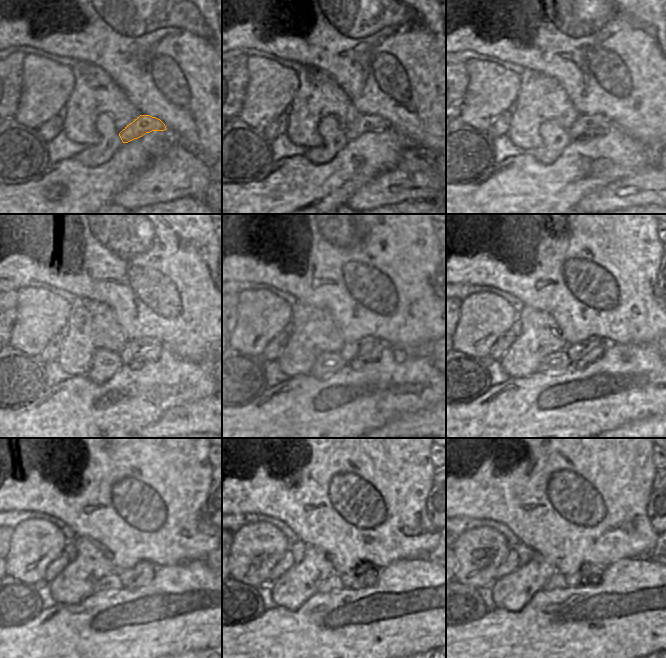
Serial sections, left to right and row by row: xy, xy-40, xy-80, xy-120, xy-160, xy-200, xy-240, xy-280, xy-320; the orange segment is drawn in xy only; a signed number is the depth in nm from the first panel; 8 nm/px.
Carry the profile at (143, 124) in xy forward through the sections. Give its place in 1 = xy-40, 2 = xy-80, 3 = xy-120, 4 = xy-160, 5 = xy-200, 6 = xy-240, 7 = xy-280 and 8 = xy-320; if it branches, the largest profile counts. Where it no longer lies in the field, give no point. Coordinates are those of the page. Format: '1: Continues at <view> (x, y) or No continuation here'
1: Continues at xy-40 (363, 124)
2: Continues at xy-80 (585, 124)
3: Continues at xy-120 (144, 346)
4: Continues at xy-160 (365, 347)
5: Continues at xy-200 (575, 352)
6: Continues at xy-240 (128, 576)
7: Continues at xy-280 (357, 576)
8: Continues at xy-320 (576, 579).

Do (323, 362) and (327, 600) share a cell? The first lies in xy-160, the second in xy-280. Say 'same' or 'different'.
different

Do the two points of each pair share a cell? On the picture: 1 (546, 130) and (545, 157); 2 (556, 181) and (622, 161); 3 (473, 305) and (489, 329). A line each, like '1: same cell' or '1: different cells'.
1: same cell
2: same cell
3: same cell

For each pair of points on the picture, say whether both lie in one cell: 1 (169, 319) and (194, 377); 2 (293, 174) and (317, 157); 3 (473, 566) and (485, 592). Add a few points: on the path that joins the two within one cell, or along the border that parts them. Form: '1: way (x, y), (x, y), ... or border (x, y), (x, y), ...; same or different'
1: border (167, 347), (176, 356), (199, 364); different
2: border (304, 155), (316, 164), (325, 164), (333, 159); different
3: border (490, 584), (477, 589); different

